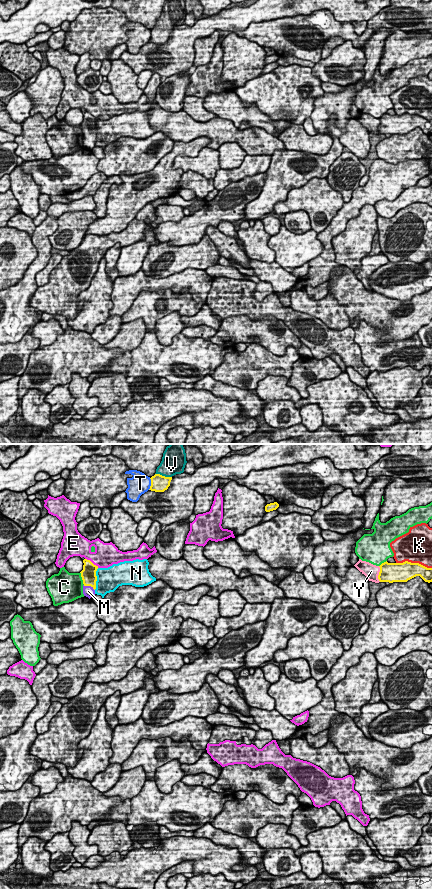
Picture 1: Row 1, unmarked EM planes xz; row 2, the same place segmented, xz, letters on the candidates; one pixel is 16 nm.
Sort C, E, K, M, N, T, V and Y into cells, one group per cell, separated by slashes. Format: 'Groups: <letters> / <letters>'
Groups: C / E / K / M V / N / T / Y

